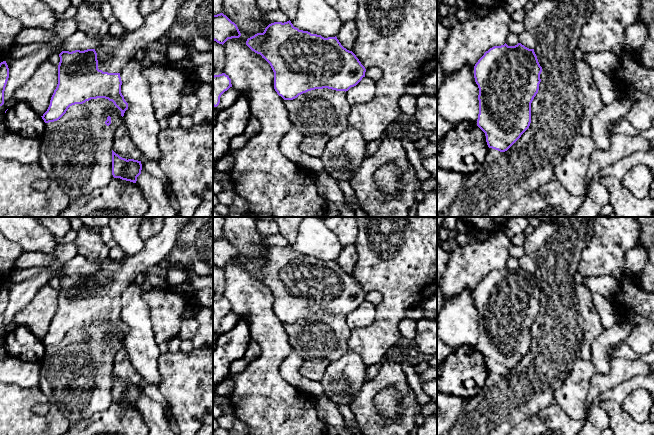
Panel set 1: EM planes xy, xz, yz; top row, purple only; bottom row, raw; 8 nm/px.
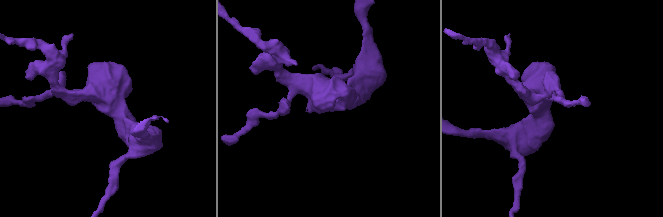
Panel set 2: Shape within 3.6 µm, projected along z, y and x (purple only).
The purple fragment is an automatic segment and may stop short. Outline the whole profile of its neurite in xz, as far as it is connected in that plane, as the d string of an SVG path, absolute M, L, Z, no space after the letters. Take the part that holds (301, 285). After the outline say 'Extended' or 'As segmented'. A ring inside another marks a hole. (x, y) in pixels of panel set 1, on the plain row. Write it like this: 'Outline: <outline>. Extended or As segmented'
Outline: M290 244L269 248L263 257L248 262L246 269L270 288L274 296L274 313L284 324L293 324L315 313L346 316L365 301L365 291L352 275L341 269L336 260L324 262L299 254Z. As segmented

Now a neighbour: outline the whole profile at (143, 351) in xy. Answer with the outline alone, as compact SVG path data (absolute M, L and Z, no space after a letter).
M134 281L122 292L121 317L128 327L123 344L130 362L144 383L160 385L159 346L155 341L149 305L142 299L143 290Z

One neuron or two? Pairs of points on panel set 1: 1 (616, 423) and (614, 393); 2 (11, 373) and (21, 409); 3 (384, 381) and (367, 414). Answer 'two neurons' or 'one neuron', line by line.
1: two neurons
2: two neurons
3: one neuron

